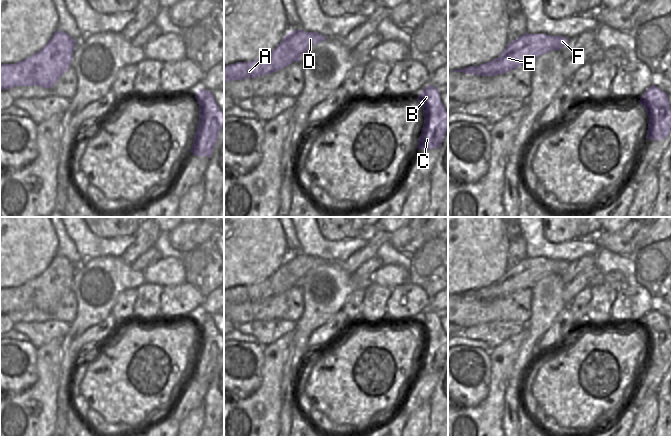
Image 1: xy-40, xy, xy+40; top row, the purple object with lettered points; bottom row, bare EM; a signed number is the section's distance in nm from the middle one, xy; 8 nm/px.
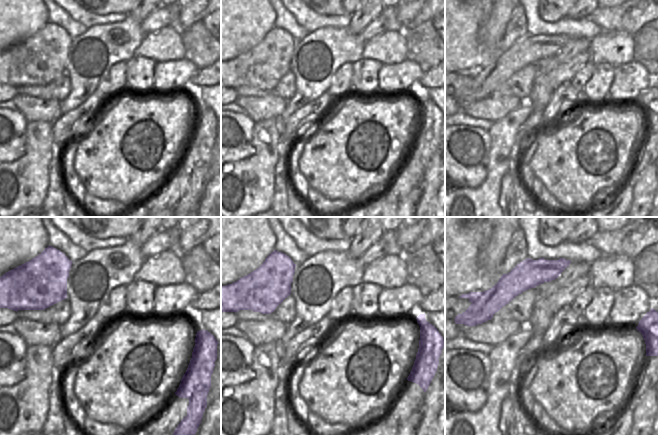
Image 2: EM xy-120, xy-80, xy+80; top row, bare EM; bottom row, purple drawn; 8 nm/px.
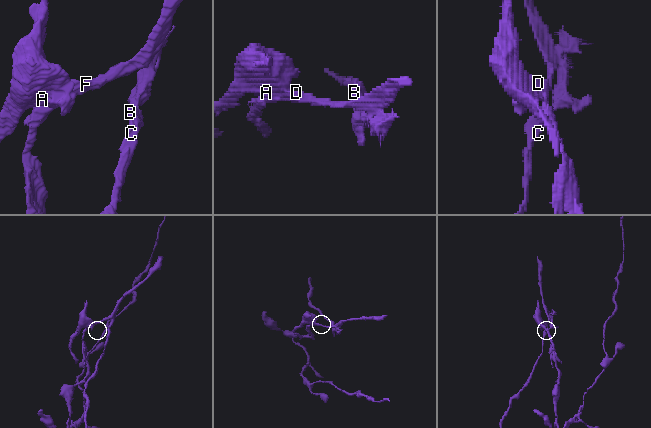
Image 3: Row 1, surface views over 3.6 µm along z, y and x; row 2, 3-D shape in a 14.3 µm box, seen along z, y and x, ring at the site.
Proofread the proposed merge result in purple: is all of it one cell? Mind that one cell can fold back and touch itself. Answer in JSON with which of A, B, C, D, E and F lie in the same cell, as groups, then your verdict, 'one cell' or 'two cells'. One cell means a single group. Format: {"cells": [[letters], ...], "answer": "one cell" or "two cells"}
{"cells": [["A"], ["B", "C", "D", "E", "F"]], "answer": "two cells"}

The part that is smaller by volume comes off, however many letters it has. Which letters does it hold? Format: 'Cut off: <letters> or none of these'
Cut off: A

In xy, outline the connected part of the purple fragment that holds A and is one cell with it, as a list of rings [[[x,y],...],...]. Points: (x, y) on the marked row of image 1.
[[[287,36],[266,56],[251,62],[237,62],[224,66],[224,83],[231,80],[255,78],[277,72],[292,64],[296,55],[288,52]]]

